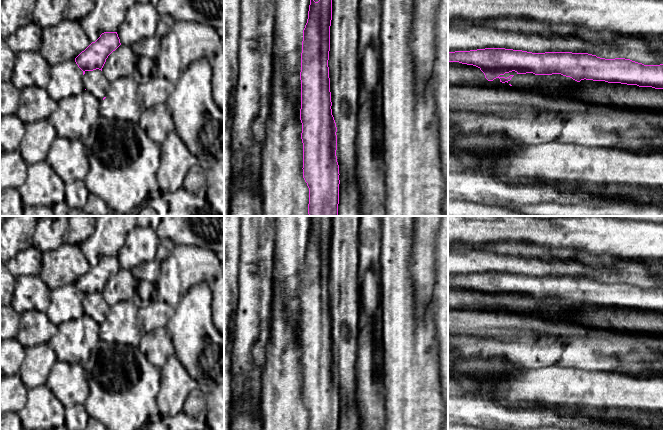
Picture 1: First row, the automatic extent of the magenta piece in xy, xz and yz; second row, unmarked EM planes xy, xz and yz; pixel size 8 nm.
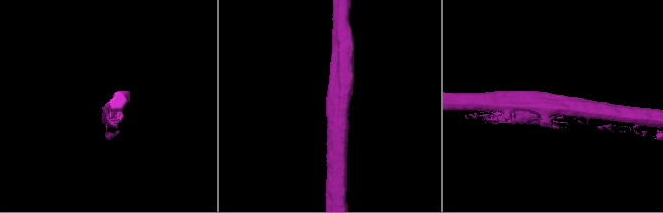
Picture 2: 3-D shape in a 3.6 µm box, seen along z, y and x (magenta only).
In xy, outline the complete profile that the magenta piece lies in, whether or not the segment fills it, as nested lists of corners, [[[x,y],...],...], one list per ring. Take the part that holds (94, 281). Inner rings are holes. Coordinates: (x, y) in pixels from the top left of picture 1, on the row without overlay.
[[[104,256],[75,282],[75,286],[83,295],[83,299],[86,295],[102,295],[108,280],[120,269],[117,256]]]

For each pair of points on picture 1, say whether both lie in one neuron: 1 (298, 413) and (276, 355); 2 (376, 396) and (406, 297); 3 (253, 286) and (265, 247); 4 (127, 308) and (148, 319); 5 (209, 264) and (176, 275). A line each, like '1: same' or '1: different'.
1: same
2: different
3: same
4: different
5: same

